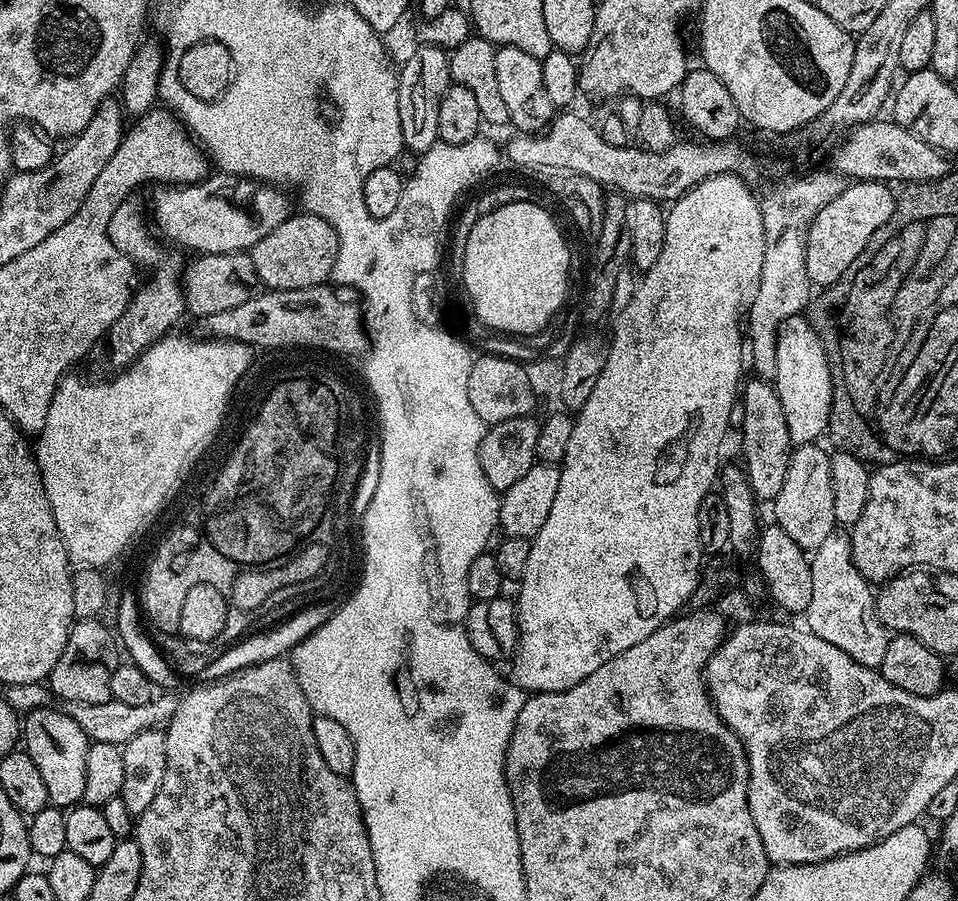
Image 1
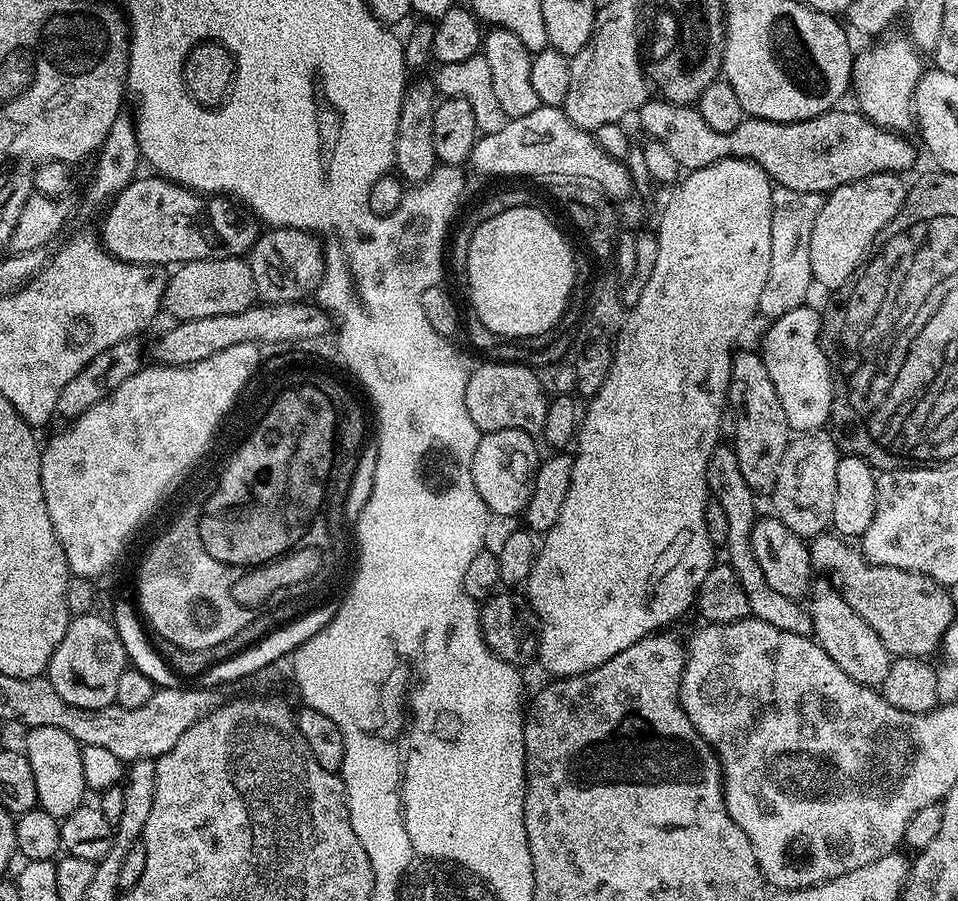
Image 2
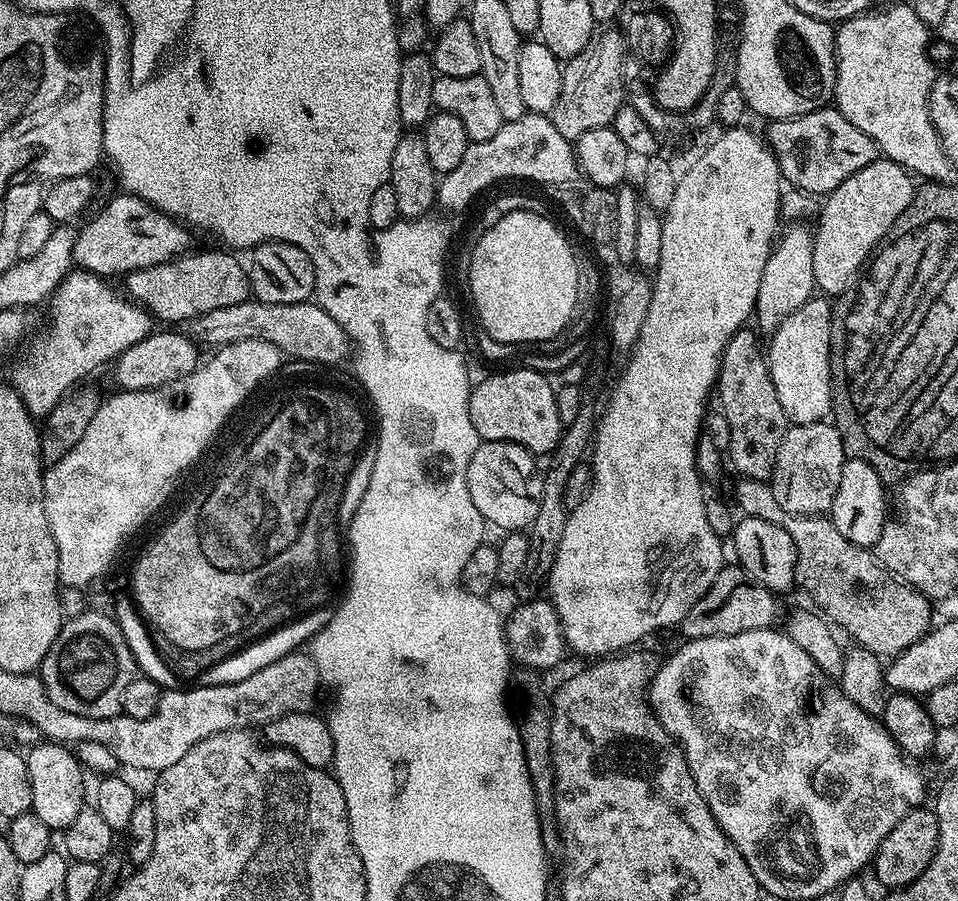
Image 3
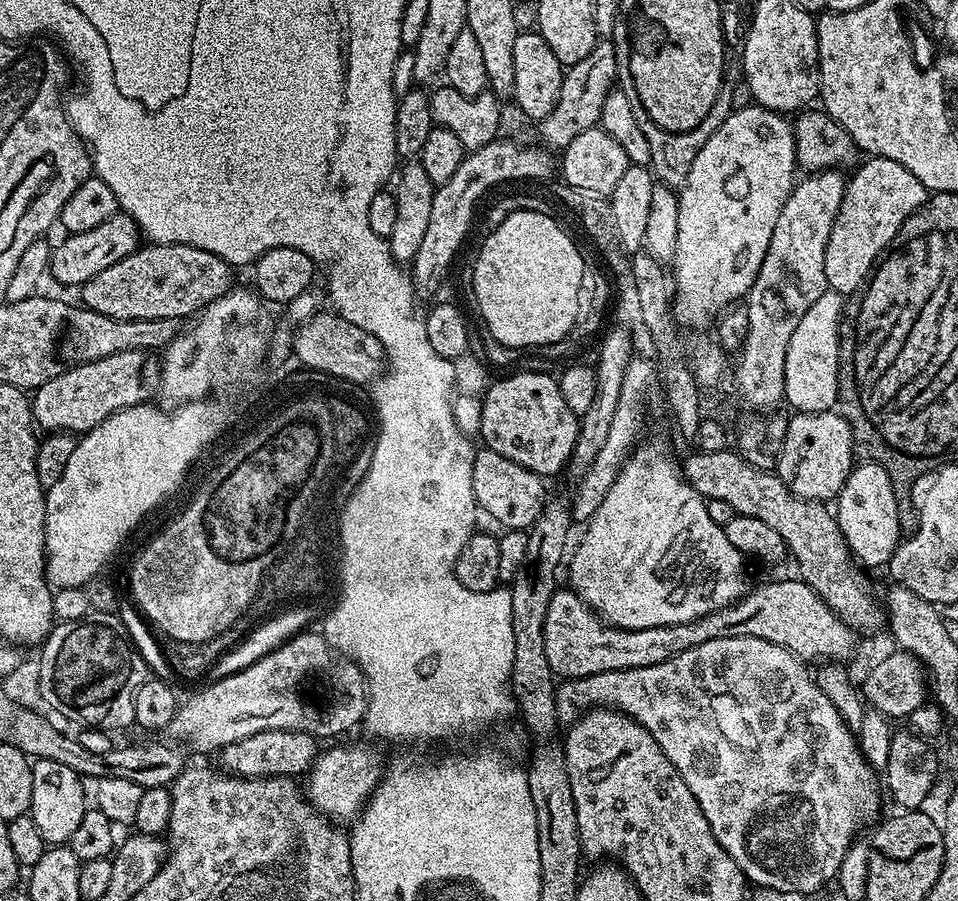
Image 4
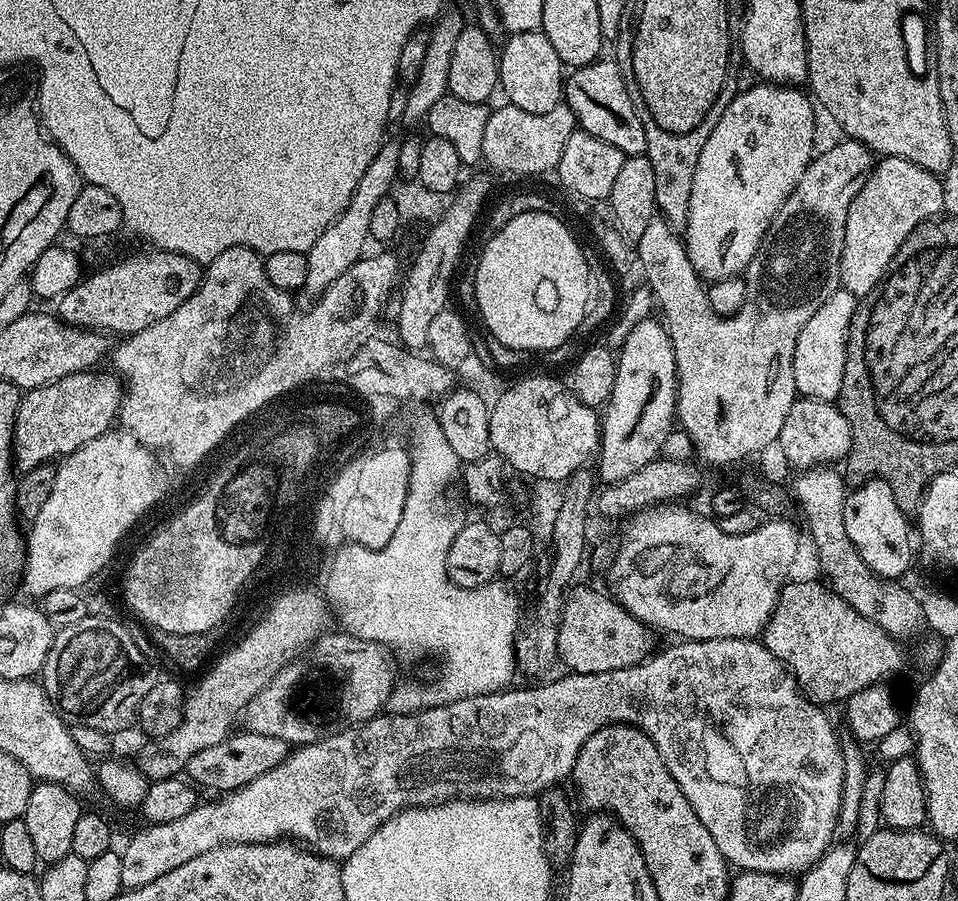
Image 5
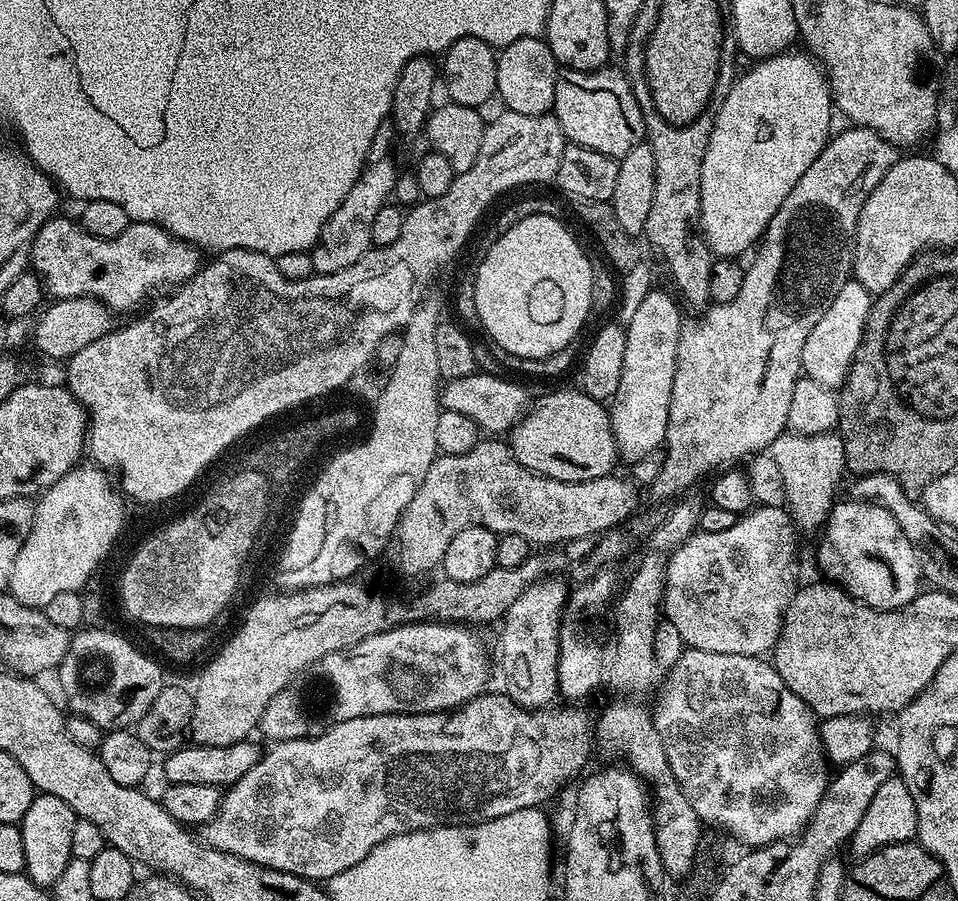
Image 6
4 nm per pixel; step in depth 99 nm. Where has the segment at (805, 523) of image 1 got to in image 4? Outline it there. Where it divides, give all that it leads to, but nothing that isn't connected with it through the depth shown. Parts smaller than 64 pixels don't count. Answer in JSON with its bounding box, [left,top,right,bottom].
[778,411,852,501]

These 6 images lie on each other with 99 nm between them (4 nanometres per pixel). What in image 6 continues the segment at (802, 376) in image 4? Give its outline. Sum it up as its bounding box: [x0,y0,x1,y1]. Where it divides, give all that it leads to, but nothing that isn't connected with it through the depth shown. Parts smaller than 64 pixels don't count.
[802,278,873,390]

